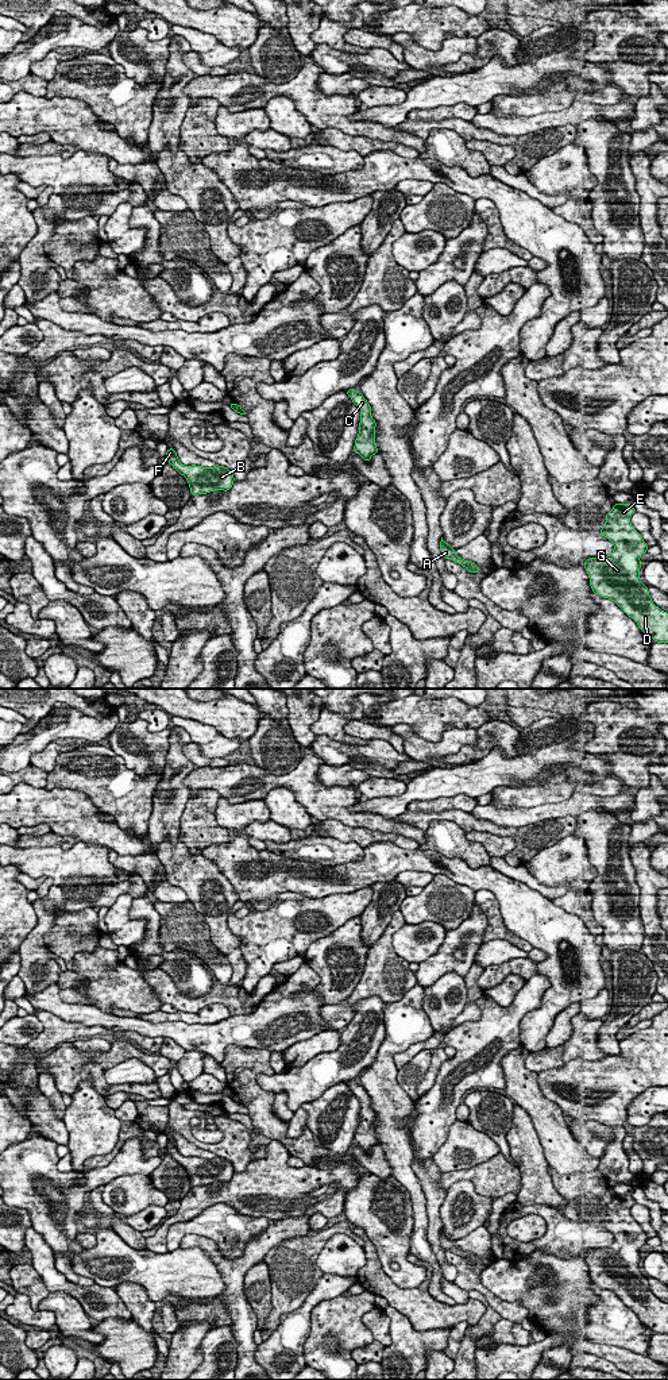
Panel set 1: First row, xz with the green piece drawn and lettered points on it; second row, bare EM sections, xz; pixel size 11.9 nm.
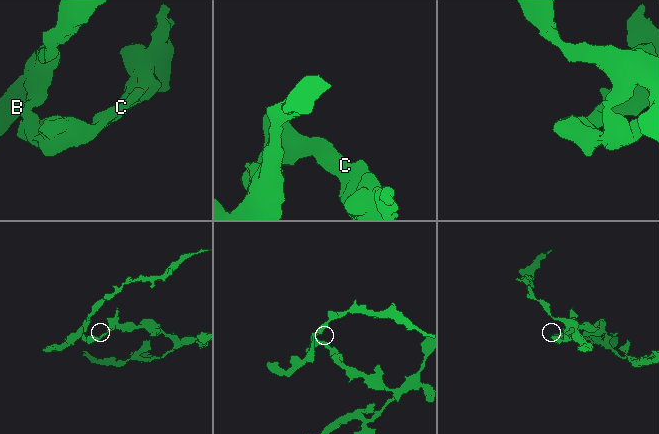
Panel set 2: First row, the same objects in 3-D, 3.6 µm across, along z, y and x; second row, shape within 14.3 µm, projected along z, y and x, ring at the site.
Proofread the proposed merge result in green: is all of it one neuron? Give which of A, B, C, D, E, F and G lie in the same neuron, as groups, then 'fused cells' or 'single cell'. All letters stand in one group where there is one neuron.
A C D E G / B F; fused cells

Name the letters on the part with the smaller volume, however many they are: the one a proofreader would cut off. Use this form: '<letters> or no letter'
B, F

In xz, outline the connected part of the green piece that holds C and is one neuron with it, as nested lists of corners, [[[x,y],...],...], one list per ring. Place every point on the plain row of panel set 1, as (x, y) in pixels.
[[[350,1080],[345,1083],[352,1094],[360,1102],[360,1114],[359,1114],[359,1125],[355,1132],[354,1141],[359,1145],[364,1152],[370,1152],[372,1146],[378,1144],[375,1134],[375,1118],[377,1114],[371,1107],[371,1098],[362,1084],[358,1084],[355,1080]]]

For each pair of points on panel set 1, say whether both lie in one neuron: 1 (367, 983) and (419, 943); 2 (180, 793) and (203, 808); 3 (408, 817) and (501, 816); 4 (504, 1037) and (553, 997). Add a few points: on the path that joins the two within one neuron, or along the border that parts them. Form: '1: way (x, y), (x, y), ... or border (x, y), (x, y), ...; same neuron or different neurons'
1: border (401, 925), (393, 935), (393, 949), (409, 963); different neurons
2: border (189, 797), (178, 827); different neurons
3: border (468, 812), (482, 820); different neurons
4: border (540, 1002), (520, 1021), (521, 1044); different neurons

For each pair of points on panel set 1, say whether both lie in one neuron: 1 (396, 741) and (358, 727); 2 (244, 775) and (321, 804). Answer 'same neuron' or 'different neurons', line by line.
1: same neuron
2: same neuron

